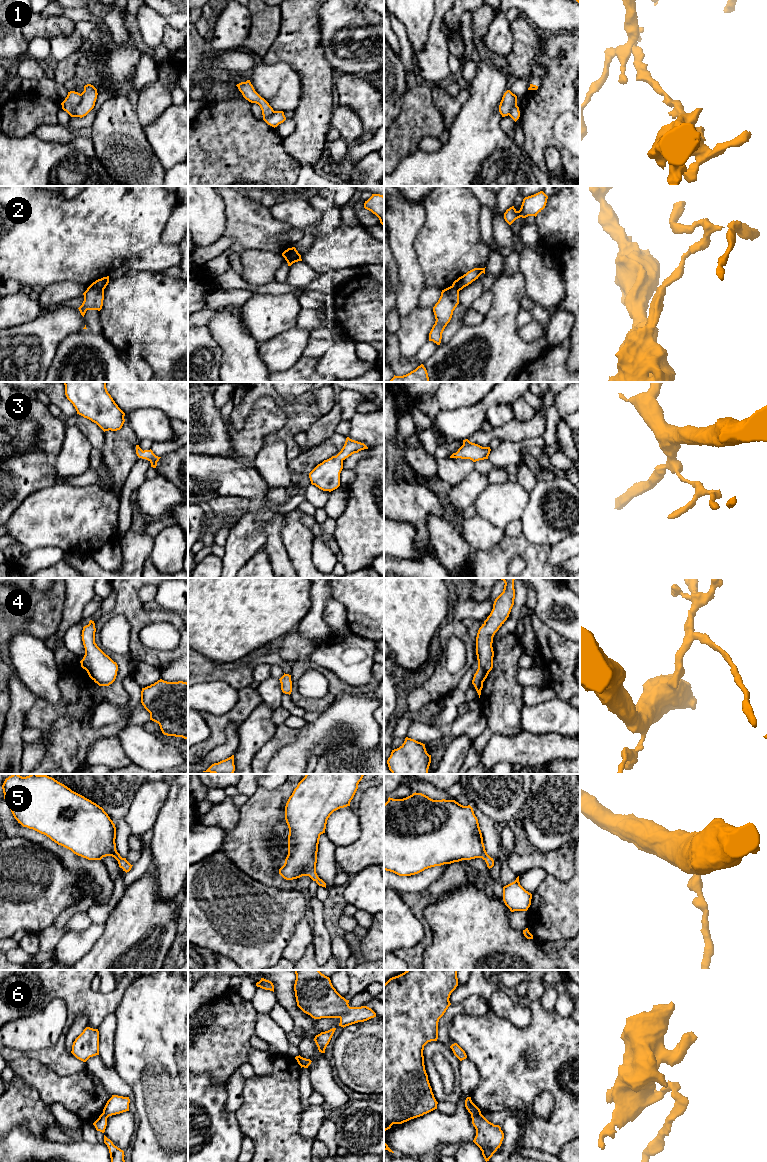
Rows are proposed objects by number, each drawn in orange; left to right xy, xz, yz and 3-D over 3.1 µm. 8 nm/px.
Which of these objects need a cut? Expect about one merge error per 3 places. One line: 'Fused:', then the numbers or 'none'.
Fused: 1, 2, 6

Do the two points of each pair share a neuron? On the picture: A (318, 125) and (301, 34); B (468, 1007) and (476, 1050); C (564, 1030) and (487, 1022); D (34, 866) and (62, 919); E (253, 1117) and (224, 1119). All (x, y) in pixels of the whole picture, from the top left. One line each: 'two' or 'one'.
A: one
B: two
C: one
D: two
E: two

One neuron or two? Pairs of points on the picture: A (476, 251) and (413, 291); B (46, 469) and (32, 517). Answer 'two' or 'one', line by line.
A: two
B: two

